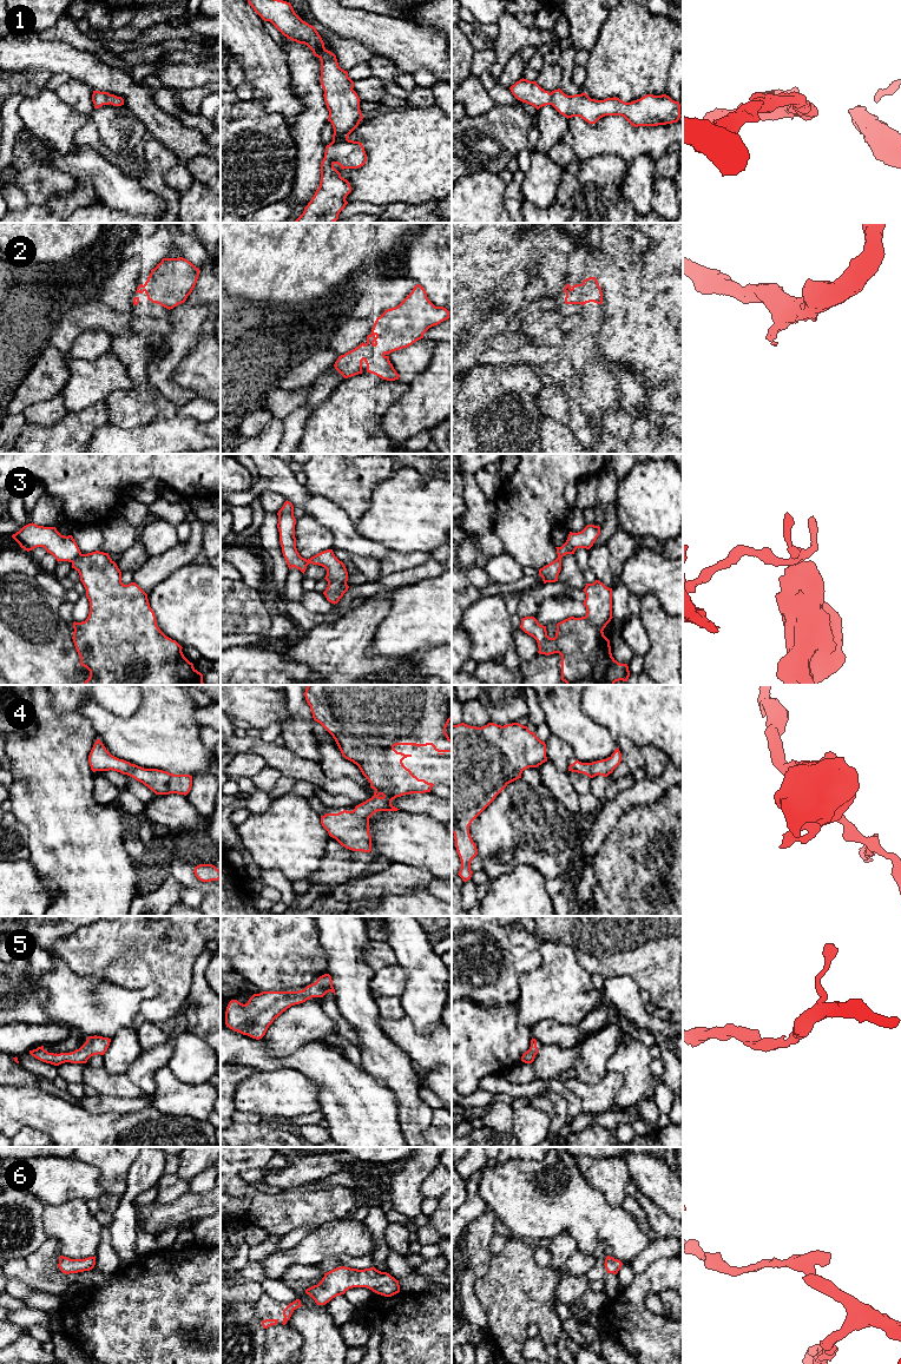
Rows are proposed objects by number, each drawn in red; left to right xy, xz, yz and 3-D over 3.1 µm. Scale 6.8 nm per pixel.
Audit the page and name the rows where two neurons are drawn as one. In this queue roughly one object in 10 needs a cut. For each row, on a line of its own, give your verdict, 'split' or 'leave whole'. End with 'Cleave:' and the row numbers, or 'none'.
1: leave whole
2: leave whole
3: split
4: leave whole
5: leave whole
6: leave whole
Cleave: 3

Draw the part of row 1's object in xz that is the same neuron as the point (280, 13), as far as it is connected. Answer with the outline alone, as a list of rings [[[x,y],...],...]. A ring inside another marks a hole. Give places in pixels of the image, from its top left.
[[[248,0],[248,2],[264,21],[270,21],[288,39],[307,45],[314,55],[321,60],[321,85],[329,111],[328,121],[333,125],[334,134],[333,141],[325,146],[324,158],[321,163],[320,186],[304,207],[303,213],[294,223],[335,223],[338,219],[340,212],[348,204],[346,198],[351,192],[351,186],[347,179],[341,177],[341,173],[334,165],[340,165],[342,170],[359,169],[367,162],[362,143],[348,139],[349,134],[363,119],[360,110],[361,100],[353,90],[354,81],[348,77],[348,72],[338,66],[336,55],[324,47],[324,42],[316,28],[298,17],[290,2],[283,0]]]

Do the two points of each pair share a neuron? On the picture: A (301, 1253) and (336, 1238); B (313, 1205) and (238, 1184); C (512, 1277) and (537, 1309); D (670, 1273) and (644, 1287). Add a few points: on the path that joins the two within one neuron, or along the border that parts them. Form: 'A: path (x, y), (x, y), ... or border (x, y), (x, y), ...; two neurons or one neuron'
A: path (309, 1251), (328, 1240); one neuron
B: path (294, 1205), (264, 1205), (257, 1198); one neuron
C: path (515, 1285), (531, 1300); one neuron
D: path (664, 1273), (650, 1282); one neuron

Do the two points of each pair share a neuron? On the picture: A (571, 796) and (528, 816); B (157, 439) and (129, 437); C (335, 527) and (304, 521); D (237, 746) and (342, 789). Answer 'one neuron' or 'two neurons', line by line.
A: two neurons
B: one neuron
C: two neurons
D: one neuron

